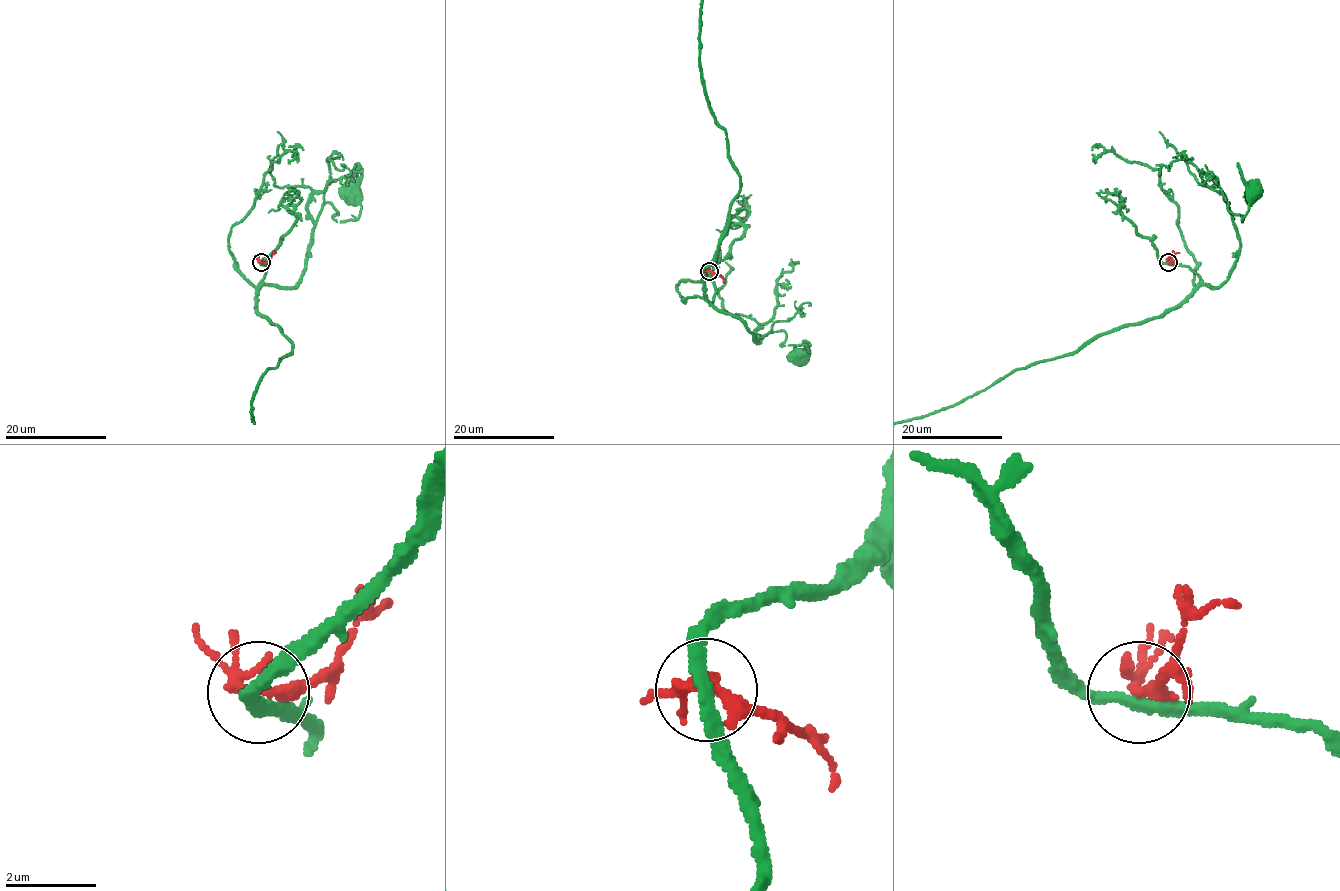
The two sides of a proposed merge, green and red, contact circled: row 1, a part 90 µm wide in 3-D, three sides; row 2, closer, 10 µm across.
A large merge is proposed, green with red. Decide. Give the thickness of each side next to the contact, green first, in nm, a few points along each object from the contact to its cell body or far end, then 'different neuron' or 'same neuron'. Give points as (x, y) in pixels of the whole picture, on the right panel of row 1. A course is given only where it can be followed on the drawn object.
280 nm thick on the green side, 220 nm on the other; green runs (1168, 263), (1188, 266), (1211, 287), (1223, 283), (1239, 247), (1228, 203), (1242, 222), (1252, 191); red runs (1168, 263), (1176, 253), (1180, 253); different neuron

